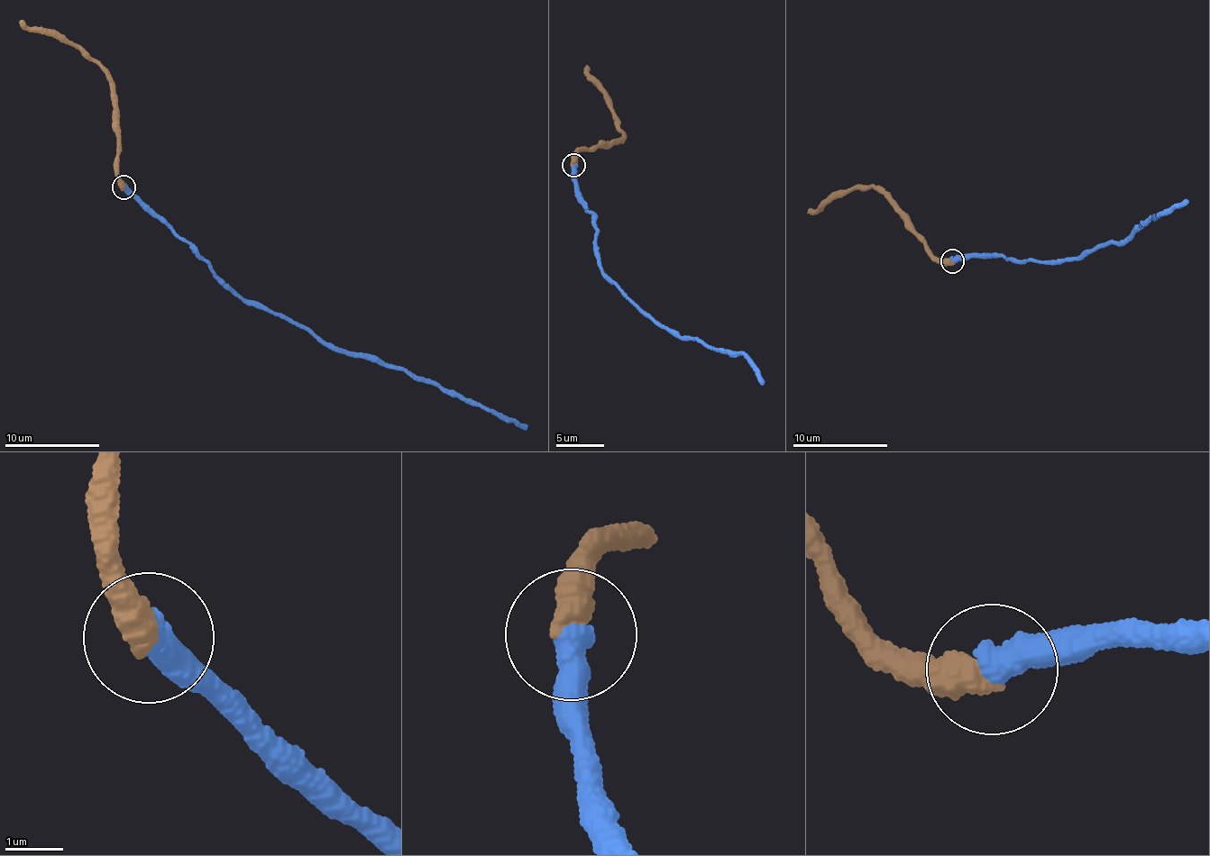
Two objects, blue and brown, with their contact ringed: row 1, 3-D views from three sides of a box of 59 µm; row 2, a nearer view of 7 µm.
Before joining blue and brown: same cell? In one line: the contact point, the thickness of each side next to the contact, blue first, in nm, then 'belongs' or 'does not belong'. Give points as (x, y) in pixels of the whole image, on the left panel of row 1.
at (123, 187); 500 nm thick on the blue side, 500 nm on the other; belongs

